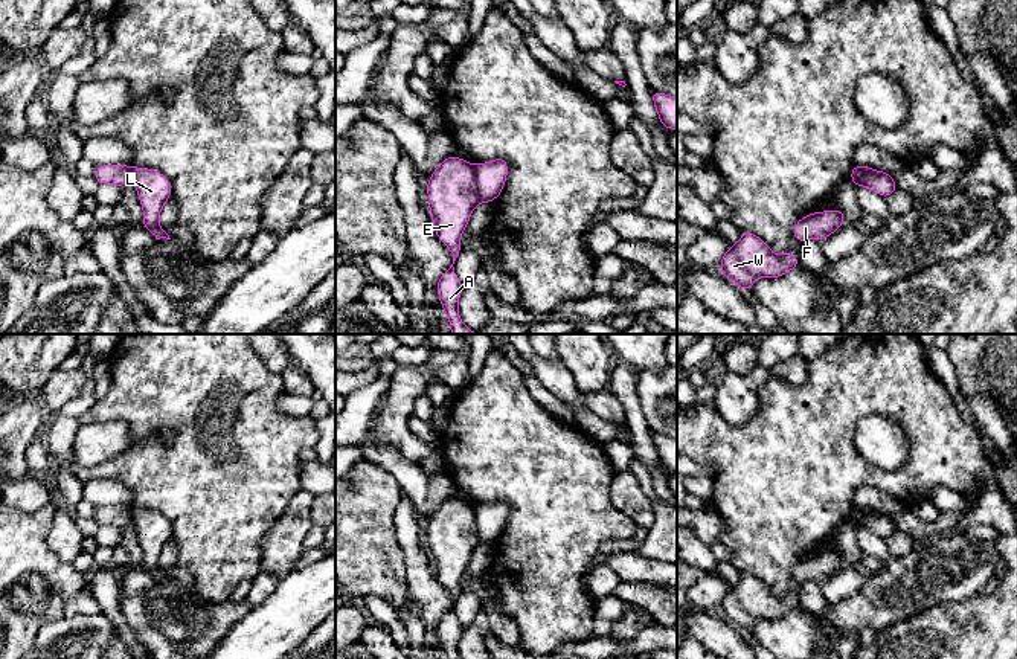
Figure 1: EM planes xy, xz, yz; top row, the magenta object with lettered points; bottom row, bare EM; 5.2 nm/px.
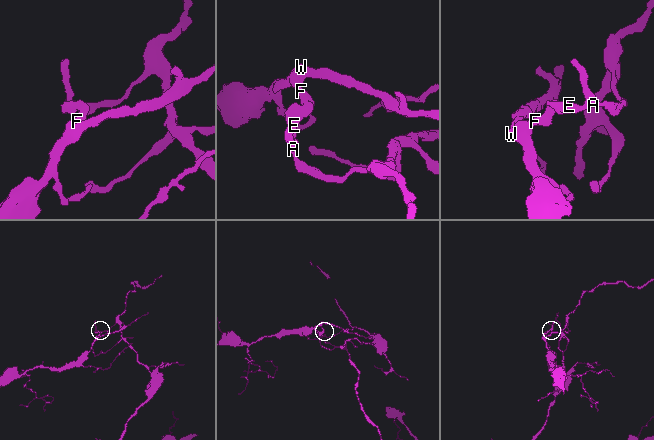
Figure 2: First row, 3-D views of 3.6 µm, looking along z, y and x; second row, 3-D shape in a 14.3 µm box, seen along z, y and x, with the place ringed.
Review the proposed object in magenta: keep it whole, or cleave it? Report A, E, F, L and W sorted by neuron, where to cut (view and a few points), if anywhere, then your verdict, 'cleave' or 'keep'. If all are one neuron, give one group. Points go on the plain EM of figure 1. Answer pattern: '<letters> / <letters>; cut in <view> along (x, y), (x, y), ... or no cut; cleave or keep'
A E / F L W; cut in xz along (473, 508), (478, 539), (481, 542); cleave

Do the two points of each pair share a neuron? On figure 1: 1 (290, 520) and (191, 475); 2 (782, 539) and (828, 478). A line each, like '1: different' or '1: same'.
1: different
2: same

